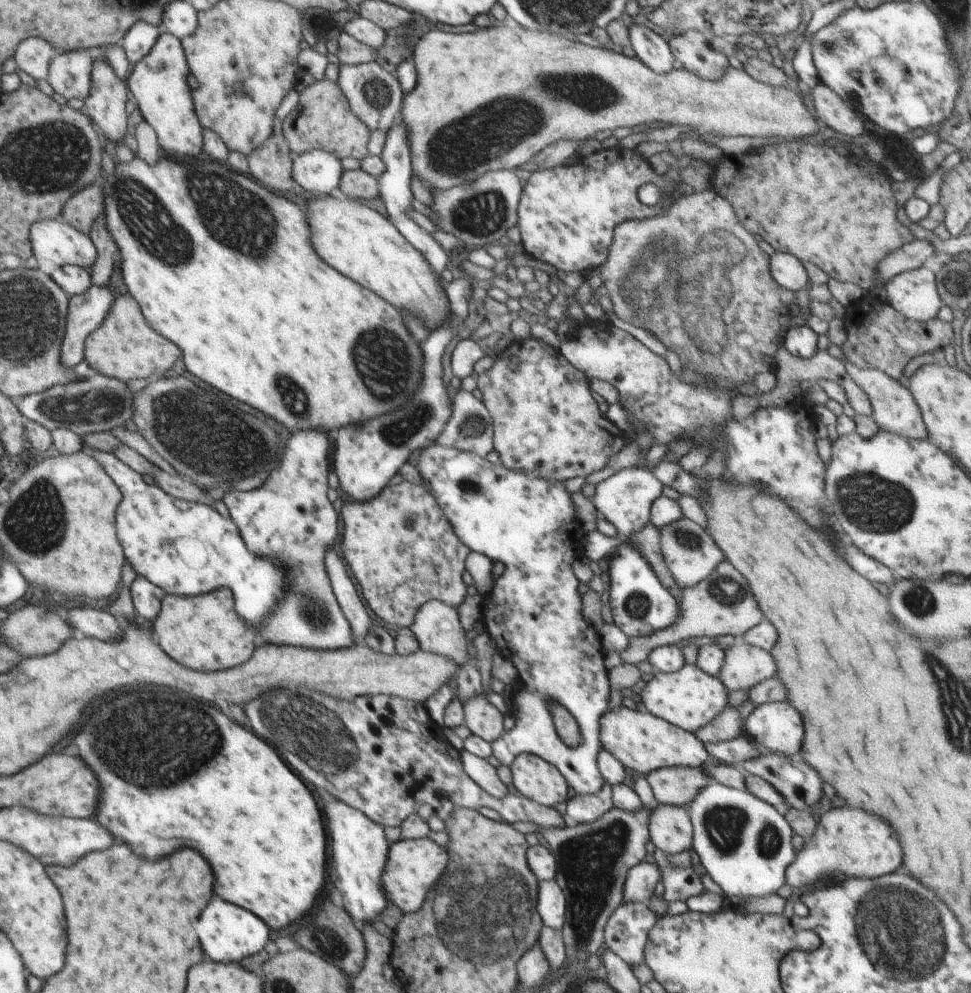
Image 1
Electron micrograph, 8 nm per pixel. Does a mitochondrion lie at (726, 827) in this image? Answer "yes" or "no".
yes

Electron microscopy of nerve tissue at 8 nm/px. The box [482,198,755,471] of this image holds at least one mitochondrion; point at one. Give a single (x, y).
(673, 279)

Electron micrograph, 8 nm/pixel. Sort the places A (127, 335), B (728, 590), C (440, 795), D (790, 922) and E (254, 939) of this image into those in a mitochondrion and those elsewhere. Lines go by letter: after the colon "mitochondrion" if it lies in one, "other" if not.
A: other
B: mitochondrion
C: other
D: other
E: other

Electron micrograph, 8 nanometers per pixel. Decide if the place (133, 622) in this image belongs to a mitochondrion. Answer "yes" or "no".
no

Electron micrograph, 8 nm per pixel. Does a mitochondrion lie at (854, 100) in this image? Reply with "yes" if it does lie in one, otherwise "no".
no

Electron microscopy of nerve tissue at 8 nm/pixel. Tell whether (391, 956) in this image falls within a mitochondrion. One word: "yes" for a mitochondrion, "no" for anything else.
no

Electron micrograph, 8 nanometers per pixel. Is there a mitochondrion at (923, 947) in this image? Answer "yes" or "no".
yes

